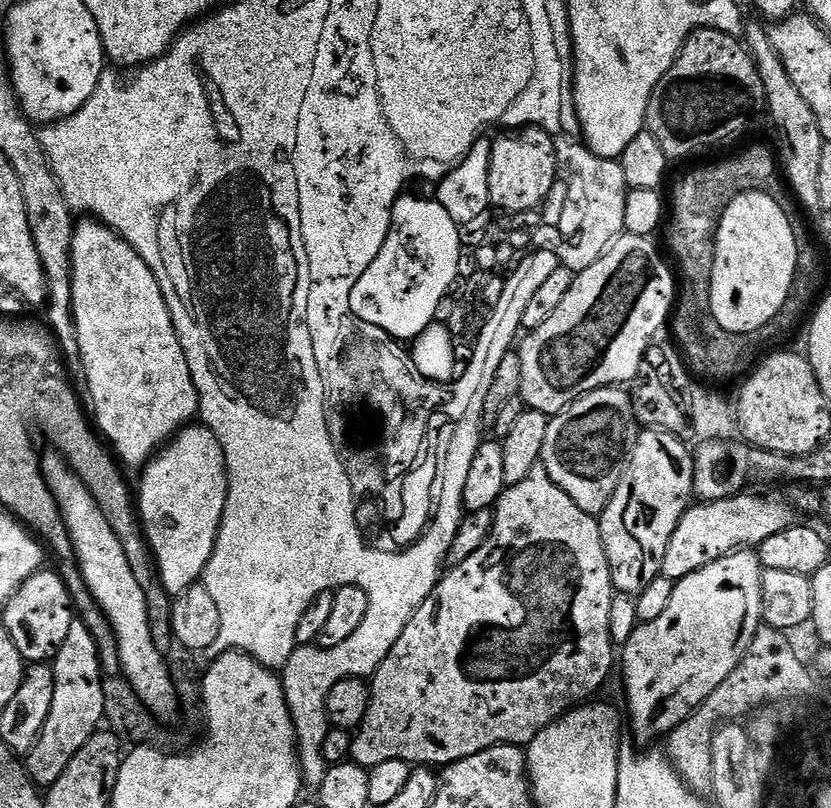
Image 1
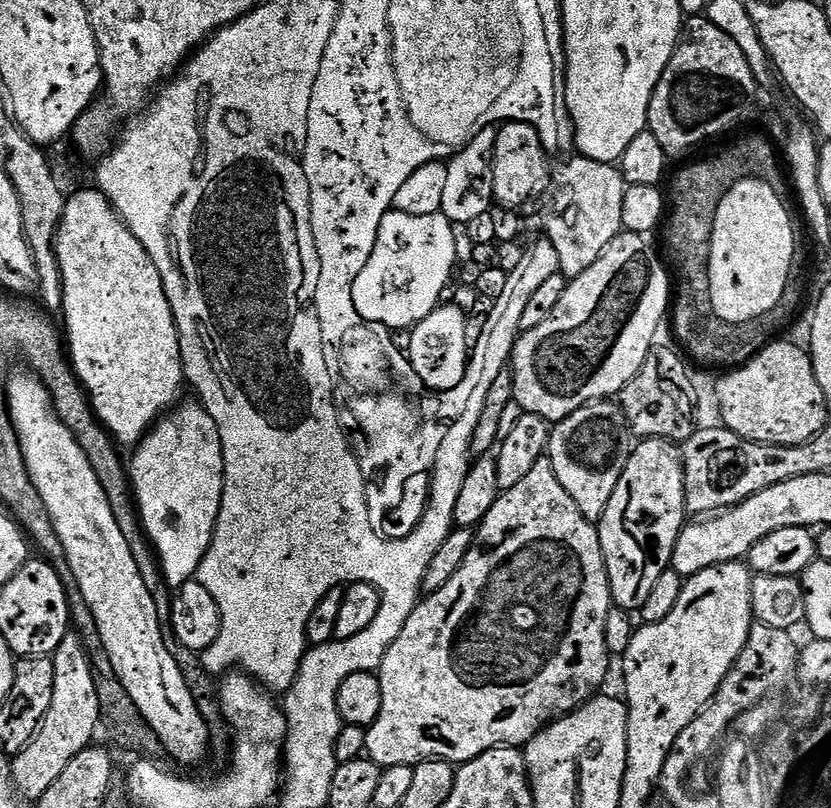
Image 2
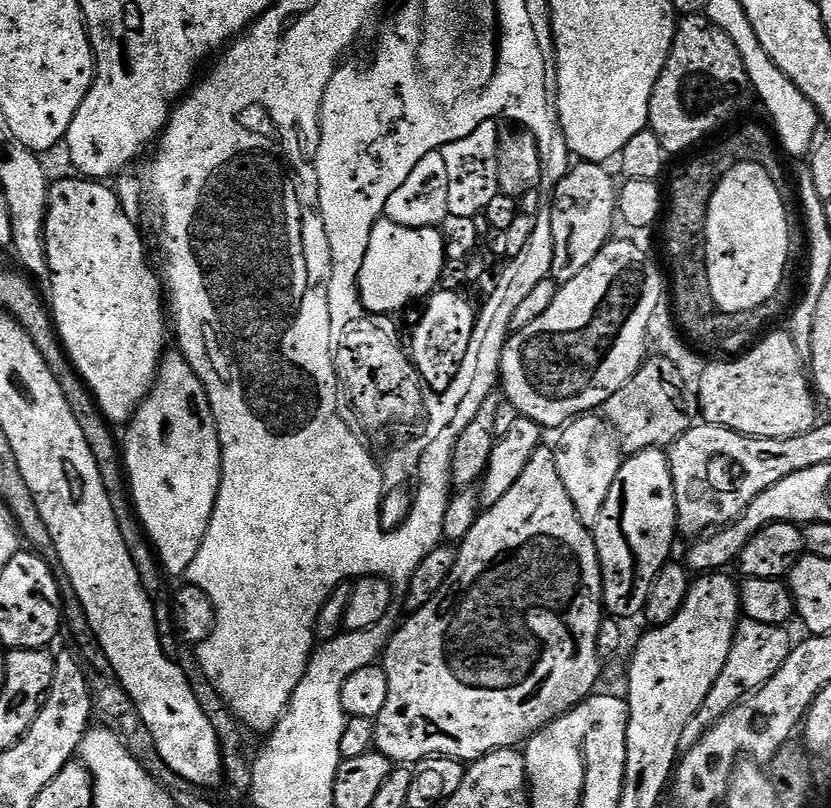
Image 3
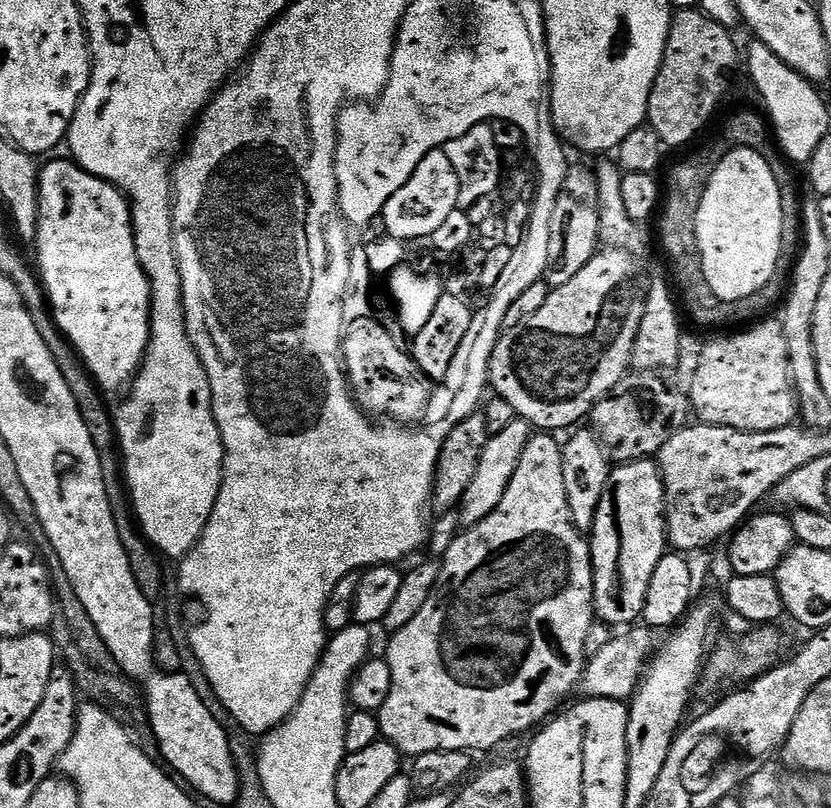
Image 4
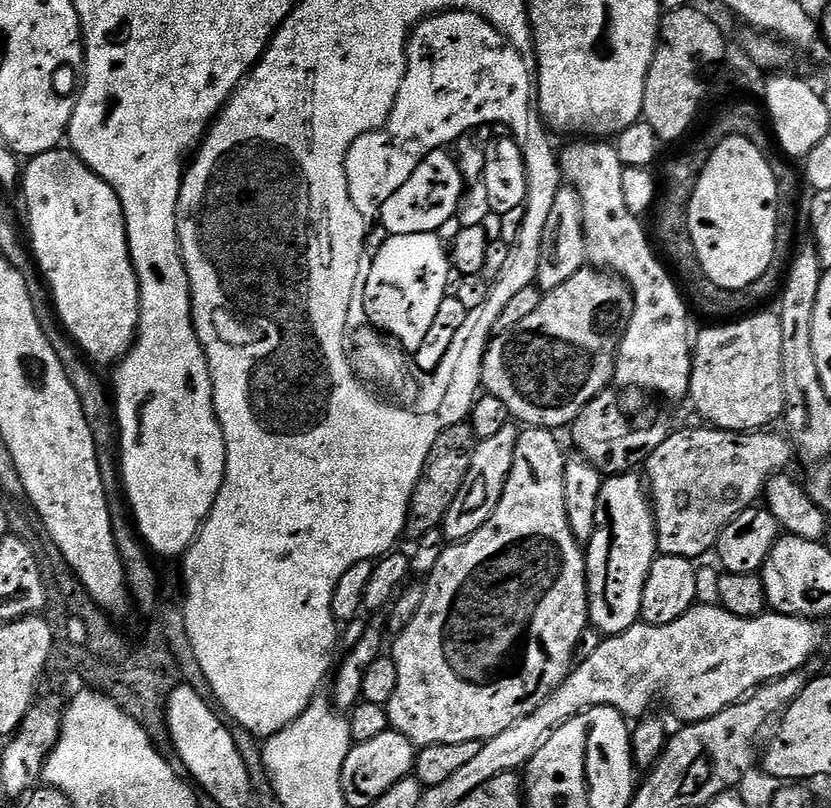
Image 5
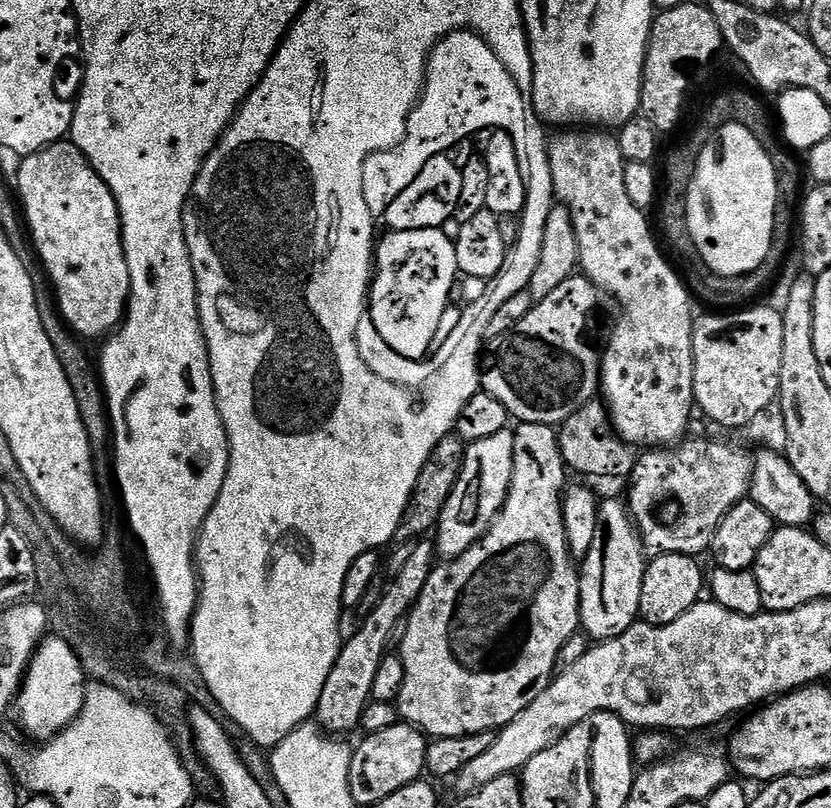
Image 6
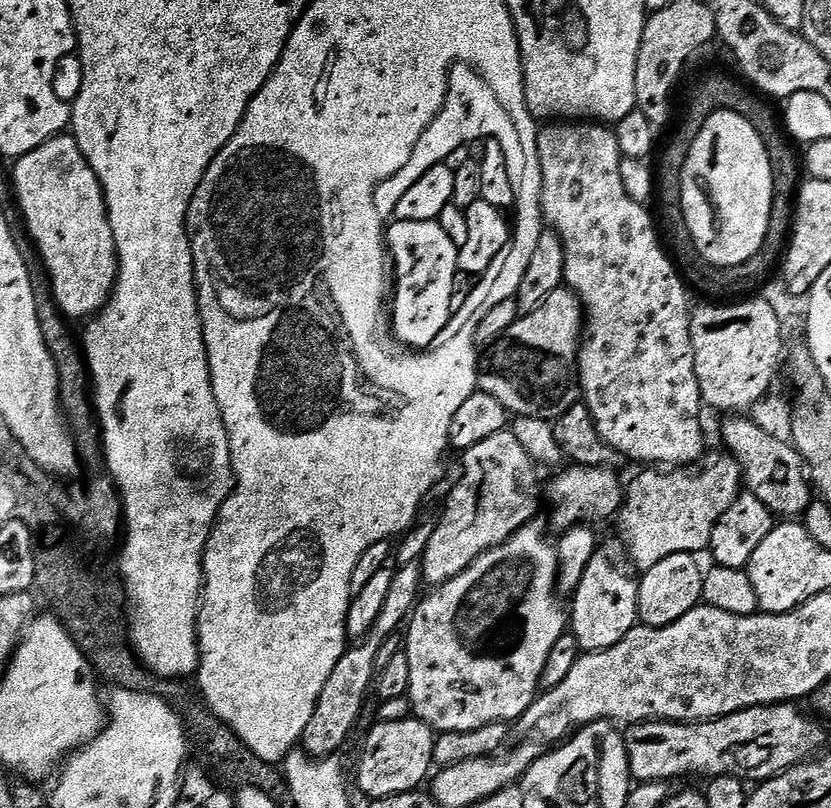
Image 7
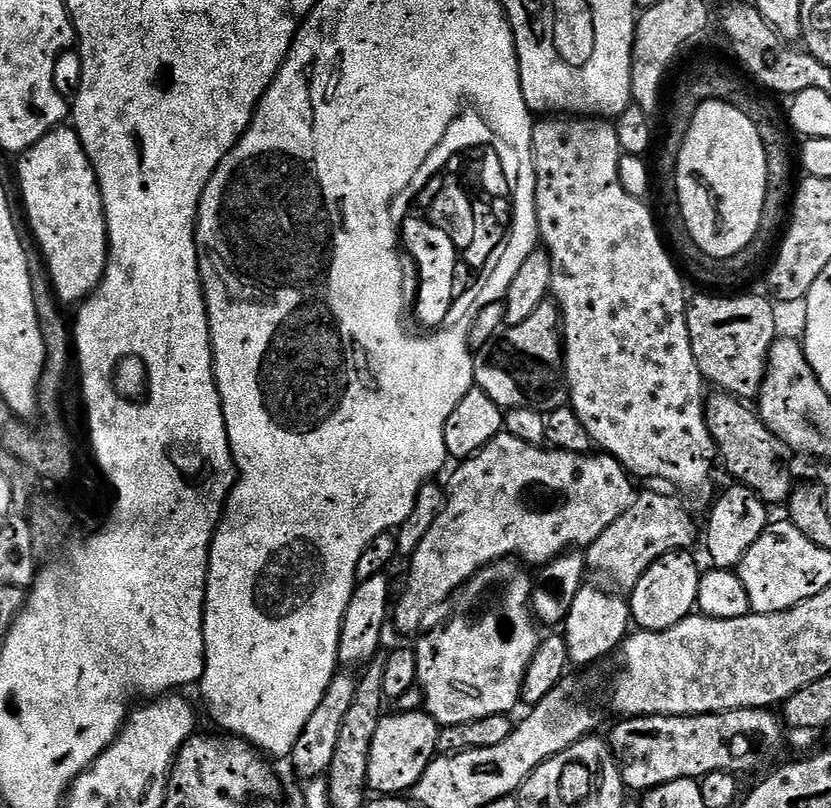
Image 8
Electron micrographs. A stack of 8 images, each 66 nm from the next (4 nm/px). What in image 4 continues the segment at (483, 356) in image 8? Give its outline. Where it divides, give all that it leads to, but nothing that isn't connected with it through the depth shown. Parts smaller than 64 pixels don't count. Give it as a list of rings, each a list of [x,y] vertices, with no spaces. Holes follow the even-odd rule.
[[[605,247],[603,250],[597,251],[597,254],[594,258],[590,258],[590,262],[586,262],[586,266],[582,266],[582,270],[578,270],[578,274],[574,278],[570,278],[570,282],[566,282],[566,286],[558,286],[557,288],[551,289],[549,291],[548,297],[546,298],[545,304],[542,305],[541,308],[533,314],[532,317],[526,318],[526,322],[522,322],[519,326],[514,326],[513,328],[504,328],[500,333],[500,339],[497,344],[494,346],[493,356],[490,358],[489,362],[489,372],[488,372],[488,383],[490,385],[491,391],[502,397],[506,402],[510,402],[510,406],[514,406],[514,410],[516,411],[517,417],[521,420],[527,420],[529,424],[532,425],[533,429],[536,430],[556,430],[552,428],[568,428],[571,429],[573,426],[571,424],[576,424],[580,419],[587,417],[589,413],[591,413],[592,408],[597,402],[599,402],[602,397],[608,395],[611,392],[613,386],[617,384],[618,381],[624,379],[625,376],[629,375],[630,365],[632,364],[632,351],[634,350],[634,344],[636,339],[638,338],[638,330],[642,326],[642,318],[644,317],[644,307],[646,306],[646,302],[648,301],[646,295],[646,280],[644,284],[644,280],[640,277],[640,264],[638,261],[632,257],[633,253],[631,251],[625,250],[623,248],[610,248]]]

